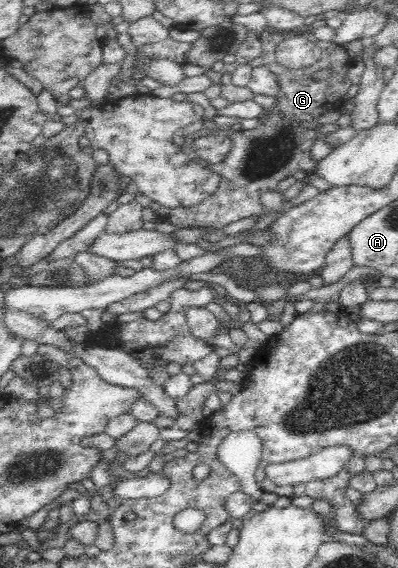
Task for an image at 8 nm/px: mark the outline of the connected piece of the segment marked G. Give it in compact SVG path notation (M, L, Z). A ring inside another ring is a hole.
M267 28L264 30L260 39L263 47L261 51L263 65L277 77L278 84L280 85L281 96L279 97L279 103L275 107L275 110L268 110L265 116L267 117L266 120L264 116L260 116L261 124L255 129L232 131L222 128L220 130L232 139L233 146L224 161L221 161L219 164L208 165L212 171L215 171L219 175L222 182L220 182L216 193L206 199L206 201L189 208L168 209L156 202L152 202L151 199L148 199L148 197L138 192L135 195L135 201L143 208L151 207L151 209L157 213L156 221L172 223L172 225L178 227L178 229L192 229L192 227L213 227L214 230L222 229L229 223L238 221L239 219L258 217L258 215L264 213L266 208L260 204L260 195L262 195L264 191L274 191L282 179L294 175L298 169L305 169L307 172L312 172L315 169L315 163L312 161L312 157L310 157L310 148L319 135L312 128L307 129L300 126L300 121L314 122L320 115L328 113L328 110L338 110L341 105L342 96L344 96L351 87L347 71L352 67L354 59L348 56L347 50L334 46L332 42L324 43L324 41L320 41L321 58L315 64L312 64L304 70L284 68L277 62L277 55L275 54L278 41L280 41L280 39L278 39L280 35L284 35L284 32L270 32ZM321 69L327 69L329 71L327 79L318 80L318 77L315 77L315 73Z

